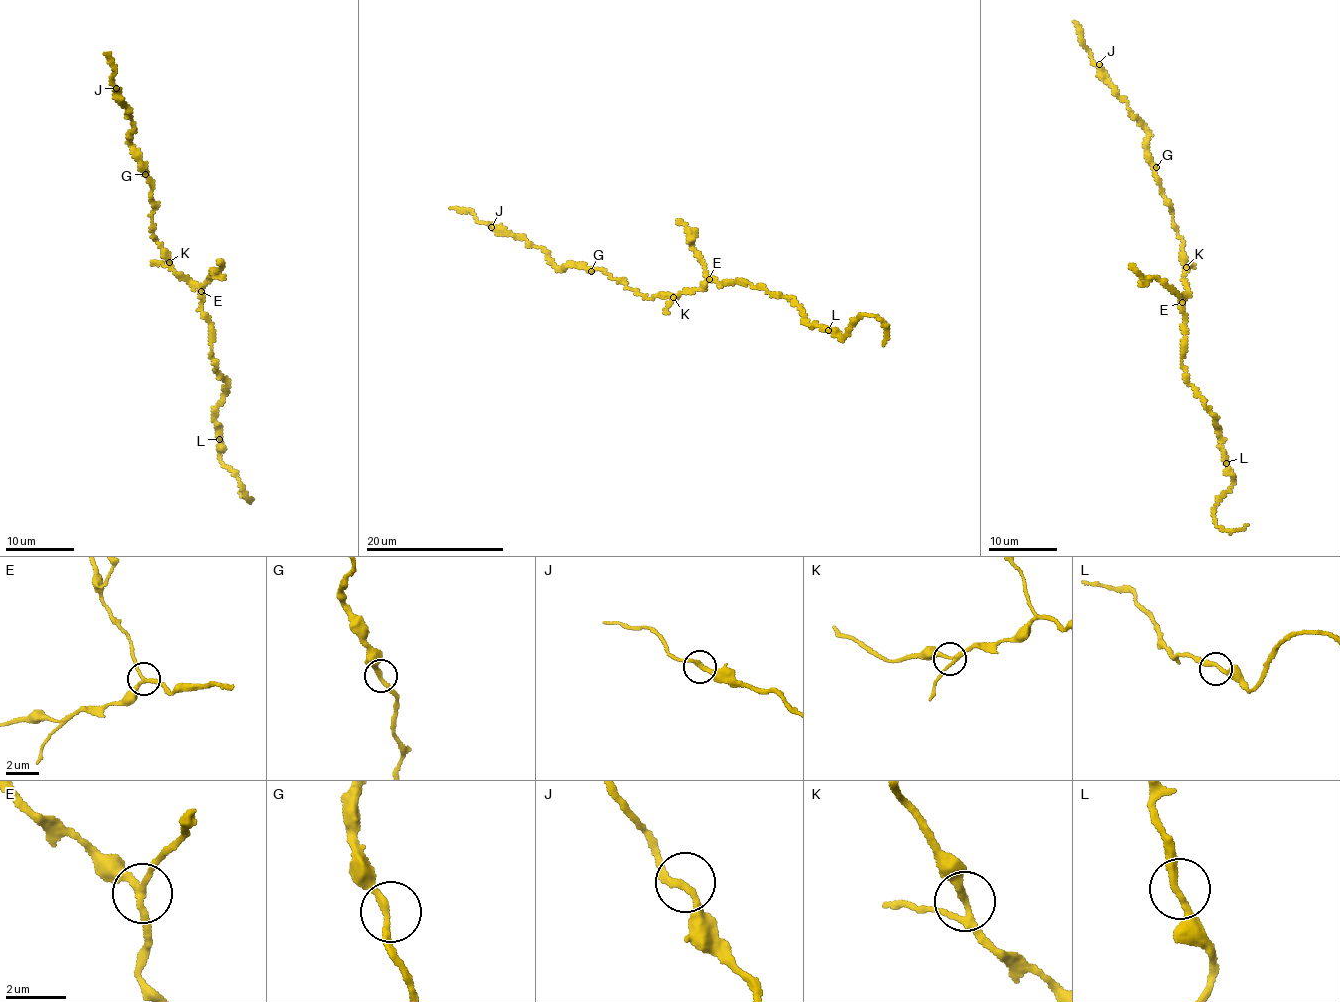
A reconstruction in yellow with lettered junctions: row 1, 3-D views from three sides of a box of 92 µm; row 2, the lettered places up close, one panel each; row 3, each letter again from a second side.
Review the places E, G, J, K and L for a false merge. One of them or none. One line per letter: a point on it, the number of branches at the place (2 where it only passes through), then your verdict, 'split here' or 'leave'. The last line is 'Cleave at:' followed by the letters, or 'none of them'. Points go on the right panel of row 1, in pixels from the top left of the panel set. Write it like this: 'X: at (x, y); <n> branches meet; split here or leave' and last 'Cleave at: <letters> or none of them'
E: at (1182, 302); 3 branches meet; split here
G: at (1156, 167); 2 branches meet; leave
J: at (1099, 64); 2 branches meet; leave
K: at (1186, 267); 3 branches meet; leave
L: at (1226, 463); 2 branches meet; leave
Cleave at: E

